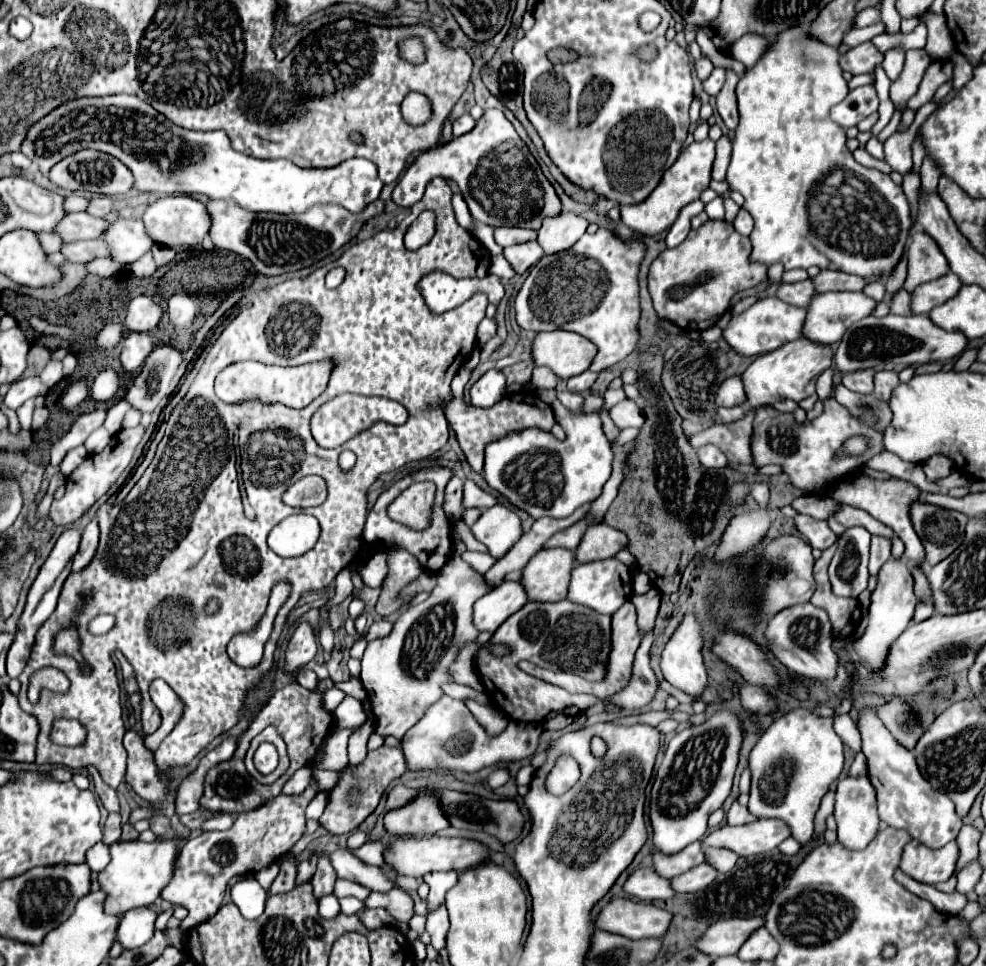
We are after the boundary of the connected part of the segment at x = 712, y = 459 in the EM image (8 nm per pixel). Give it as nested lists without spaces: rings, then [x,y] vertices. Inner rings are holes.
[[[711,444],[697,450],[697,456],[699,456],[699,462],[707,468],[723,468],[727,464],[725,454],[717,446],[711,446]]]

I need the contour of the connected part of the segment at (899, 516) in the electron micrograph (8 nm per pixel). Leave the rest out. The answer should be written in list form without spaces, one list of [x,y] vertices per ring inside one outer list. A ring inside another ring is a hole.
[[[865,474],[841,480],[833,490],[831,490],[831,498],[855,508],[861,508],[865,512],[869,512],[871,516],[875,516],[877,520],[885,522],[887,526],[891,526],[895,530],[895,534],[903,540],[905,544],[905,560],[915,562],[917,566],[921,566],[925,562],[925,550],[923,544],[919,540],[919,536],[915,534],[913,526],[911,526],[911,506],[919,500],[919,486],[915,486],[913,482],[901,480],[901,478],[887,478],[887,480],[879,480],[879,478],[871,478]]]

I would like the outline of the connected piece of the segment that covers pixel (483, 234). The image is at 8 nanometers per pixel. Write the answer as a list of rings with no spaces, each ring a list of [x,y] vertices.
[[[475,224],[475,238],[491,252],[491,254],[501,254],[503,248],[499,244],[495,244],[493,240],[493,228],[485,226],[485,224]]]

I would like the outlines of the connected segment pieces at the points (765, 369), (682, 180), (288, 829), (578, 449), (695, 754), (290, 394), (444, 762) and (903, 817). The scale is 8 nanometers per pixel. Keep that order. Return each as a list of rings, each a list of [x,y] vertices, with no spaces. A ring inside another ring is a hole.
[[[799,338],[795,342],[789,342],[787,346],[781,346],[773,352],[767,352],[759,356],[745,372],[745,388],[749,390],[749,400],[745,404],[735,406],[735,408],[719,407],[717,409],[716,422],[735,422],[745,416],[749,408],[765,406],[765,404],[775,404],[777,400],[795,400],[801,402],[803,398],[815,394],[815,382],[827,370],[831,364],[831,354],[827,344],[817,344],[807,338]]]
[[[709,138],[701,142],[693,142],[687,148],[683,148],[677,162],[671,166],[671,170],[663,174],[663,180],[659,182],[655,192],[651,192],[651,196],[645,202],[635,204],[635,206],[621,206],[621,222],[633,228],[633,232],[641,236],[655,236],[667,230],[679,216],[681,208],[697,200],[701,192],[709,186],[713,160],[715,160],[715,142]]]
[[[311,778],[309,786],[301,794],[279,794],[251,812],[237,814],[235,824],[229,830],[203,832],[183,844],[173,880],[161,892],[163,900],[189,910],[187,918],[181,922],[183,930],[211,920],[217,914],[217,910],[223,906],[227,882],[233,876],[255,874],[261,868],[277,862],[295,846],[305,832],[305,808],[317,794],[317,788],[317,780]]]
[[[555,402],[555,418],[563,424],[567,434],[565,440],[557,440],[551,432],[539,428],[527,428],[505,434],[485,446],[485,482],[535,520],[543,516],[565,518],[573,514],[585,502],[597,500],[611,476],[613,452],[601,430],[599,416],[575,416]]]
[[[715,712],[707,722],[699,726],[689,726],[673,736],[665,750],[665,758],[657,770],[657,776],[653,780],[651,788],[651,802],[649,802],[649,818],[653,826],[653,846],[655,852],[661,854],[677,854],[685,846],[689,846],[695,840],[701,840],[707,832],[707,820],[709,816],[723,806],[731,792],[733,774],[739,760],[739,748],[741,748],[741,724],[731,712]]]
[[[239,362],[227,366],[215,380],[215,394],[223,402],[243,402],[251,398],[259,398],[263,402],[281,402],[291,408],[301,408],[311,404],[317,396],[323,394],[327,382],[331,378],[331,370],[335,362],[311,362],[295,368],[279,368],[265,366],[259,362]]]
[[[441,698],[425,712],[425,716],[413,728],[407,730],[403,738],[403,754],[413,770],[445,768],[445,770],[477,772],[481,768],[519,762],[527,756],[534,755],[541,735],[540,727],[540,723],[511,720],[501,734],[491,736],[475,720],[475,716],[467,710],[467,706],[461,700]]]
[[[863,710],[859,716],[859,732],[863,738],[863,754],[867,756],[867,772],[873,788],[877,788],[877,808],[881,822],[907,830],[915,840],[929,848],[941,848],[957,838],[963,822],[955,814],[953,802],[931,788],[921,776],[915,754],[905,746],[899,746],[891,732],[883,726],[873,710]]]

